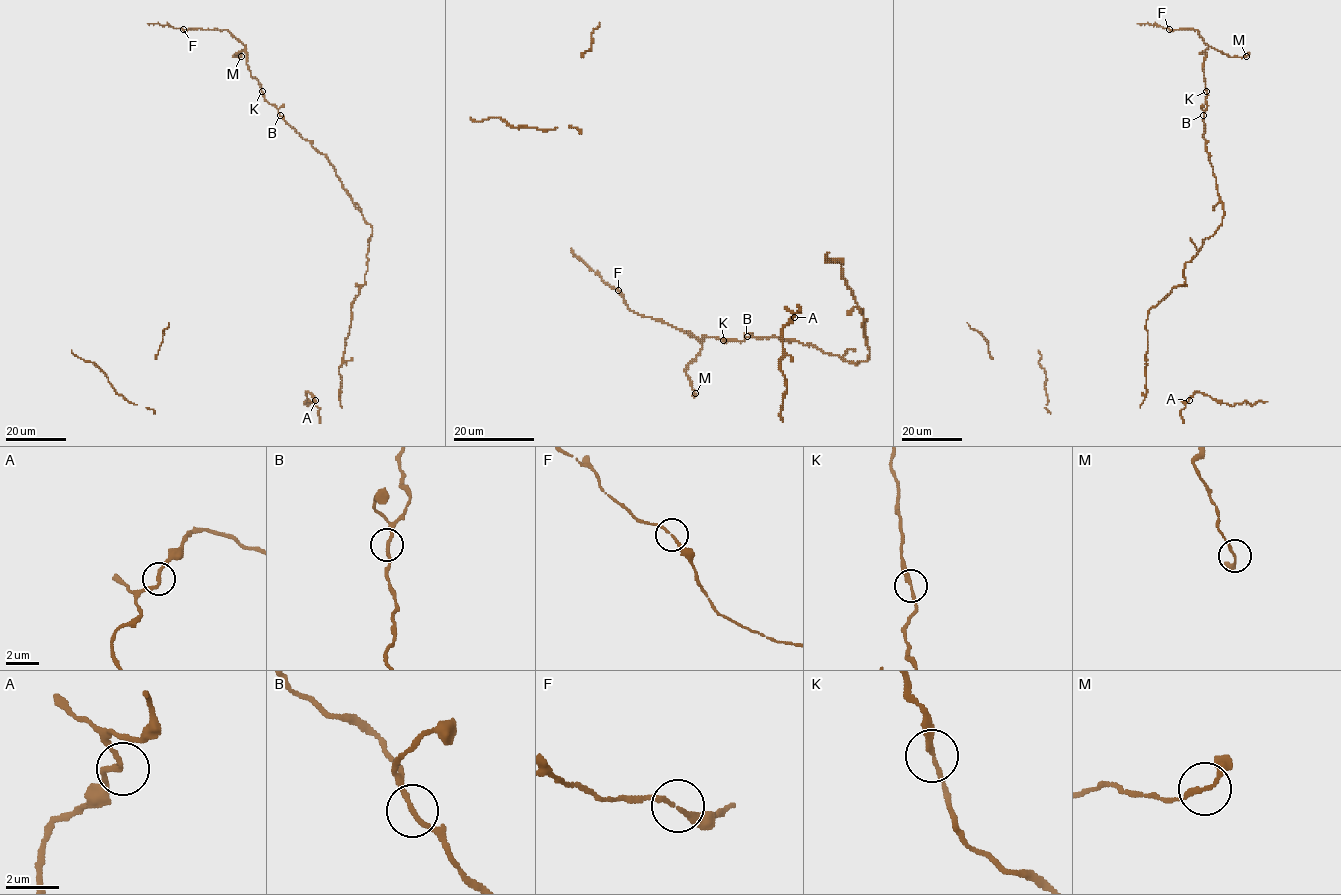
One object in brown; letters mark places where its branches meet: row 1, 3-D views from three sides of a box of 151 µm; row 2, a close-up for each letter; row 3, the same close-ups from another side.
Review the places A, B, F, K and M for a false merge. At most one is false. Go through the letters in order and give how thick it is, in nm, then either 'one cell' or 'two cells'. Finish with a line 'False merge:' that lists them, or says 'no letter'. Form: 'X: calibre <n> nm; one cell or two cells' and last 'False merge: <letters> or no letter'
A: calibre 180 nm; one cell
B: calibre 190 nm; one cell
F: calibre 160 nm; one cell
K: calibre 190 nm; one cell
M: calibre 170 nm; one cell
False merge: no letter

